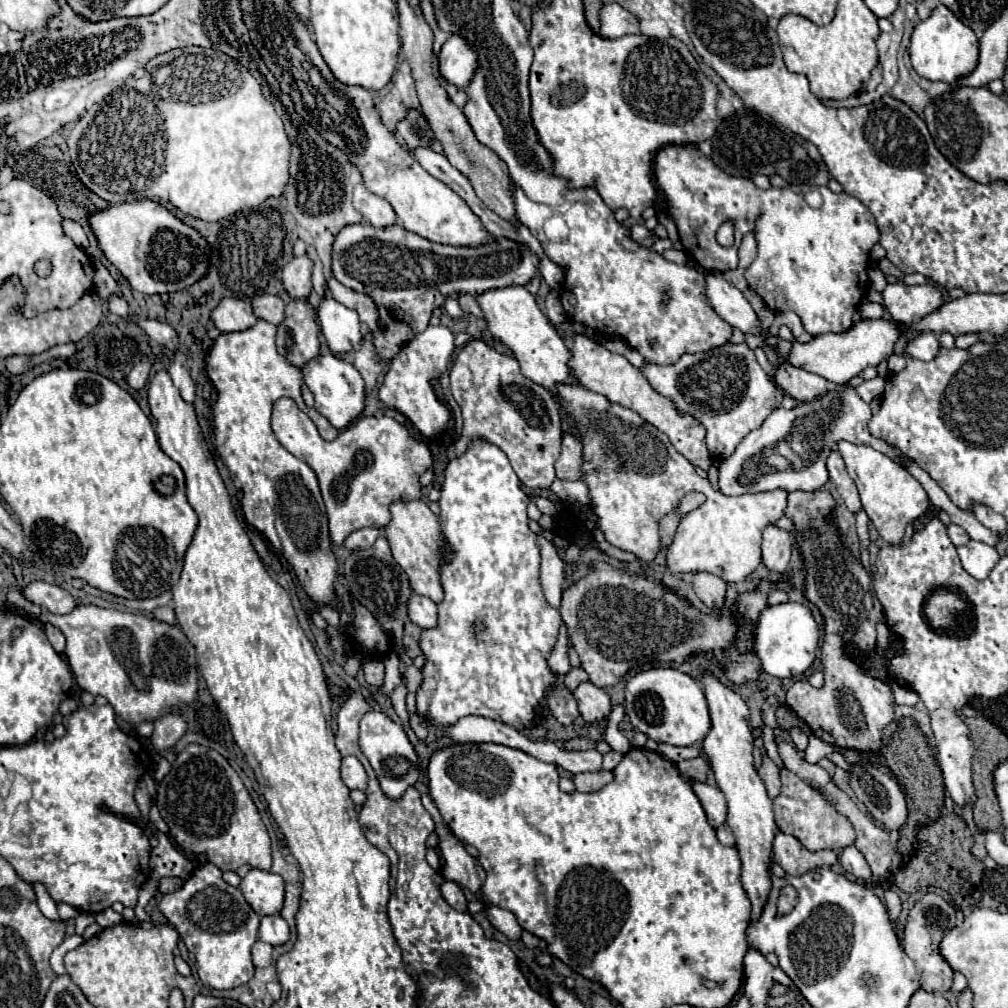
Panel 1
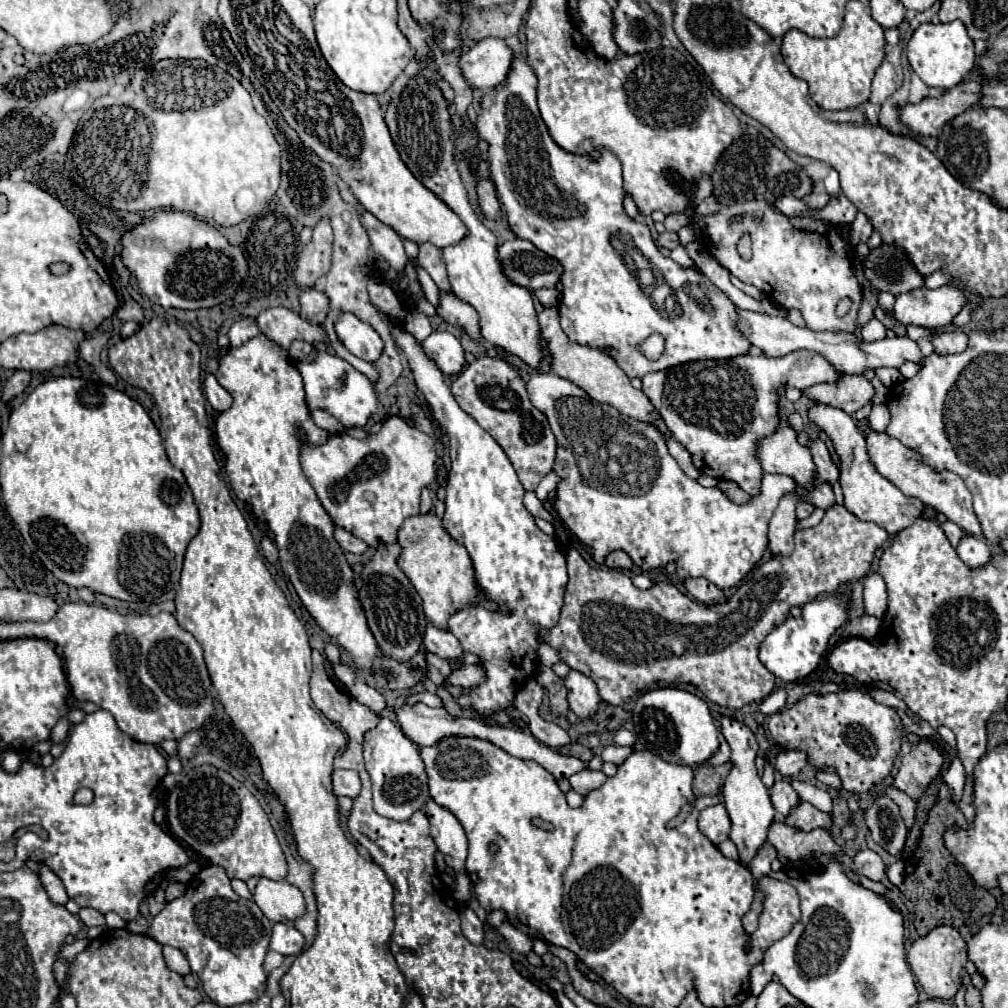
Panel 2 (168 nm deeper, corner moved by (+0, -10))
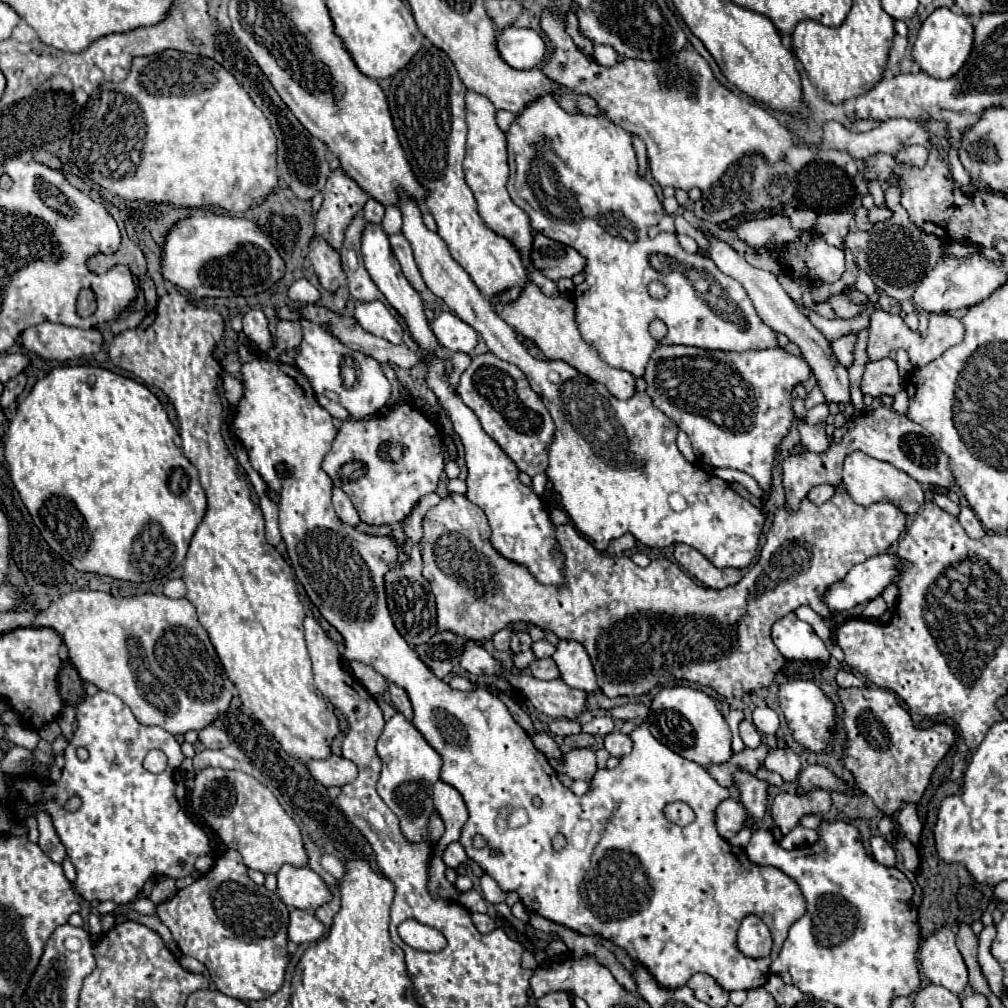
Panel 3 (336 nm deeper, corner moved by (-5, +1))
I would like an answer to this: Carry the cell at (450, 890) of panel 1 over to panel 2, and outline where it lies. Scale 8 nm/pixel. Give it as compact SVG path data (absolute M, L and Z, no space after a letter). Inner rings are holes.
M463 908L461 910L461 928L465 938L471 944L481 944L485 938L485 930L483 930L483 922L475 916L475 912L471 908Z

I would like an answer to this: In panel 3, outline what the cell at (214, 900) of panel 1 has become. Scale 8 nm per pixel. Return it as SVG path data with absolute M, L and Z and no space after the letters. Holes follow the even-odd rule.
M228 849L206 875L156 905L156 913L172 931L180 951L204 963L224 995L244 1001L266 999L282 987L288 965L288 907L274 891L250 881L238 851ZM234 921L242 925L242 933Z

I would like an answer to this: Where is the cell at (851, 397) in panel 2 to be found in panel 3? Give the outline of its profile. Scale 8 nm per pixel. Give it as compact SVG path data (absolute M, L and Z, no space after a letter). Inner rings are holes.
M886 357L878 359L874 363L866 363L862 381L860 381L860 391L872 397L878 395L896 395L902 391L902 377L898 375L896 361Z

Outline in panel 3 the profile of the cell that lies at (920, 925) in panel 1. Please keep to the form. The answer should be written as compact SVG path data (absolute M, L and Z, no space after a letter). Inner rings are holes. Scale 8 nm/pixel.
M946 925L920 943L920 963L924 975L954 995L962 995L968 983L968 971L956 947L956 933Z

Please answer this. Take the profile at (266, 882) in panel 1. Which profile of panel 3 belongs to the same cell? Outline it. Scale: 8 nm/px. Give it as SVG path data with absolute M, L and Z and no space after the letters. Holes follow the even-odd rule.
M282 865L280 871L276 873L276 879L278 879L276 895L288 907L312 913L320 905L330 901L328 887L310 867L296 869L292 865Z

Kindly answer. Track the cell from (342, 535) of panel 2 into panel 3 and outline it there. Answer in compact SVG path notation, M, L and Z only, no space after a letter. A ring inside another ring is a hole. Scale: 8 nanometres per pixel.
M334 487L332 505L334 505L334 509L336 509L336 515L338 515L344 523L348 523L348 525L352 525L352 527L356 527L356 525L360 523L358 513L356 513L350 497L348 497L342 489L338 489L338 487Z

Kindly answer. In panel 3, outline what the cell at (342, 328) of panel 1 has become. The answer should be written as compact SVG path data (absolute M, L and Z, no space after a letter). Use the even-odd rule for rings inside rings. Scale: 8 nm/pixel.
M382 301L356 303L354 319L362 325L364 331L382 337L394 345L402 343L402 327Z

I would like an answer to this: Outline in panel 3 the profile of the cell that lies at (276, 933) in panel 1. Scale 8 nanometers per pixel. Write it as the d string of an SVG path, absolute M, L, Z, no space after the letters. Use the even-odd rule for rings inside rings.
M292 909L288 923L288 941L292 943L314 943L324 933L324 925L308 911Z

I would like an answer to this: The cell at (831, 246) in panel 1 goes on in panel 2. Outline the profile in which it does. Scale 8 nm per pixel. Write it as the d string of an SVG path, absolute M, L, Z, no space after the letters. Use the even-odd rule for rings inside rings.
M709 196L701 206L695 208L695 214L705 216L709 254L715 256L741 282L757 286L769 296L769 300L785 308L801 310L807 328L811 330L855 330L855 318L861 304L861 288L851 272L847 252L849 246L857 246L861 240L867 242L873 232L873 226L863 212L859 212L851 224L849 242L843 240L833 224L825 224L813 216L785 216L781 212L775 212L769 202L753 200L739 202L737 206L721 206L713 196ZM745 232L751 234L753 242L751 260L743 260L737 252L737 242ZM845 296L853 300L853 306L847 316L839 318L835 314L835 306Z

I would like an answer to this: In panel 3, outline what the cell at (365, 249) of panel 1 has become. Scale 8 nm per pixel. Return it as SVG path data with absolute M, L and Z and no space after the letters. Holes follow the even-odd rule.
M534 233L530 261L534 263L534 269L542 271L552 281L574 277L584 269L584 259L576 249L552 241L542 233Z

